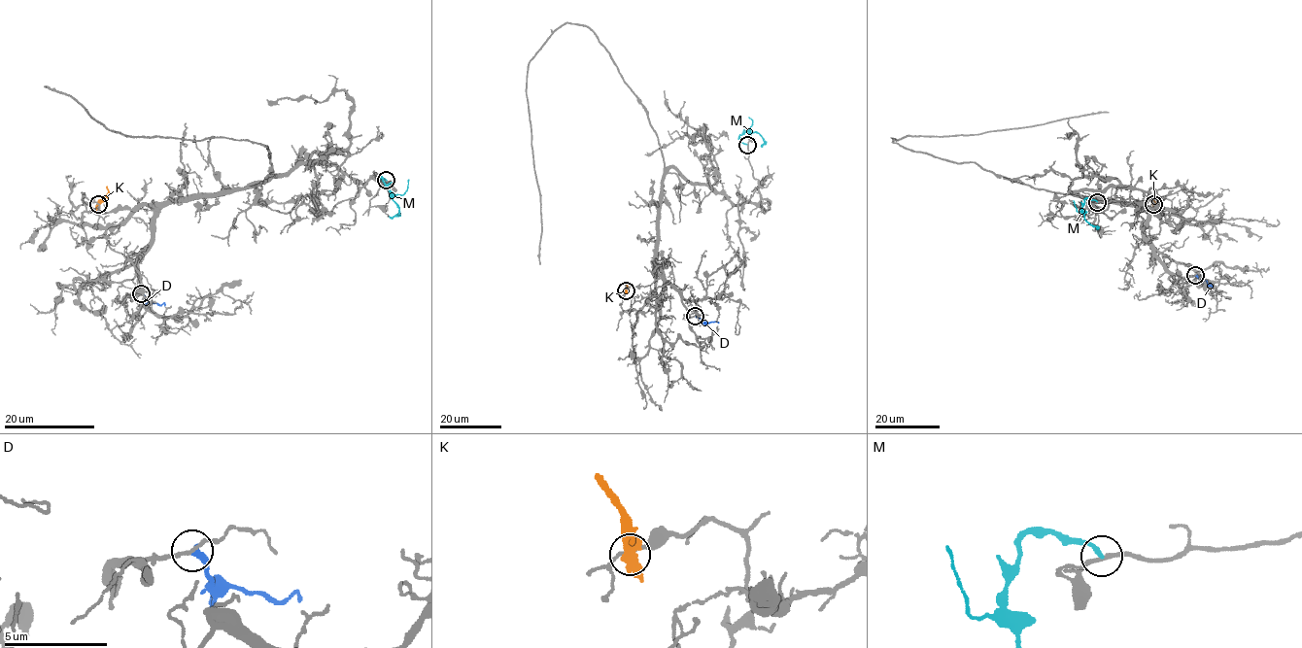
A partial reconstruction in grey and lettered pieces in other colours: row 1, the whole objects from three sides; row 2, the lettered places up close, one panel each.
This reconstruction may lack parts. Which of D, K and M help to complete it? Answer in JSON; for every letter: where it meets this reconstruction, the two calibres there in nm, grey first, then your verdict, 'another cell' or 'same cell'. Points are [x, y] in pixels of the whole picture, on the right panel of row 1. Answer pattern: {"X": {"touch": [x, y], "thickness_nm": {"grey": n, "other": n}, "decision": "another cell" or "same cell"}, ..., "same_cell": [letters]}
{"D": {"touch": [1195, 275], "thickness_nm": {"grey": 160, "other": 260}, "decision": "another cell"}, "K": {"touch": [1153, 204], "thickness_nm": {"grey": 140, "other": 480}, "decision": "another cell"}, "M": {"touch": [1097, 202], "thickness_nm": {"grey": 200, "other": 190}, "decision": "another cell"}, "same_cell": []}

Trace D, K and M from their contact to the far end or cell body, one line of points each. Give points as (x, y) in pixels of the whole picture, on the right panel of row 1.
D: (1195, 275), (1212, 287)
K: (1153, 203), (1148, 191)
M: (1097, 201), (1085, 199), (1082, 210), (1084, 220), (1098, 227)

